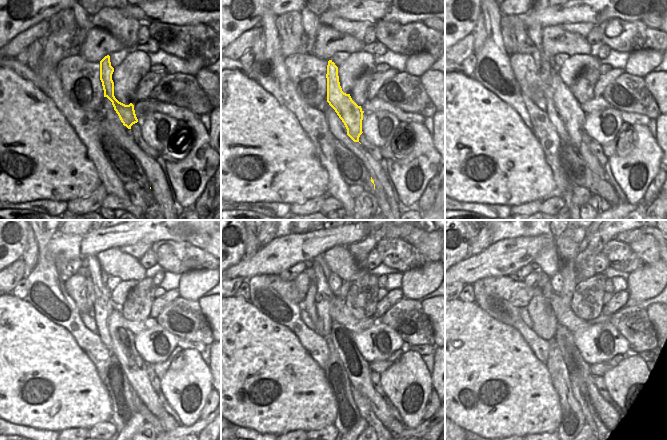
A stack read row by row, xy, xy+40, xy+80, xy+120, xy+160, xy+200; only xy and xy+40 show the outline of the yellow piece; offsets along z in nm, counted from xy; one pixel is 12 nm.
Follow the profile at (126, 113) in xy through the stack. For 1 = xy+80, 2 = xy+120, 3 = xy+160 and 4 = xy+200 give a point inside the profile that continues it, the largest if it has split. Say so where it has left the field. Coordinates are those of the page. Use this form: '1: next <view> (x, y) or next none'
1: next xy+80 (570, 110)
2: next xy+120 (123, 339)
3: next xy+160 (358, 369)
4: next xy+200 (577, 366)

